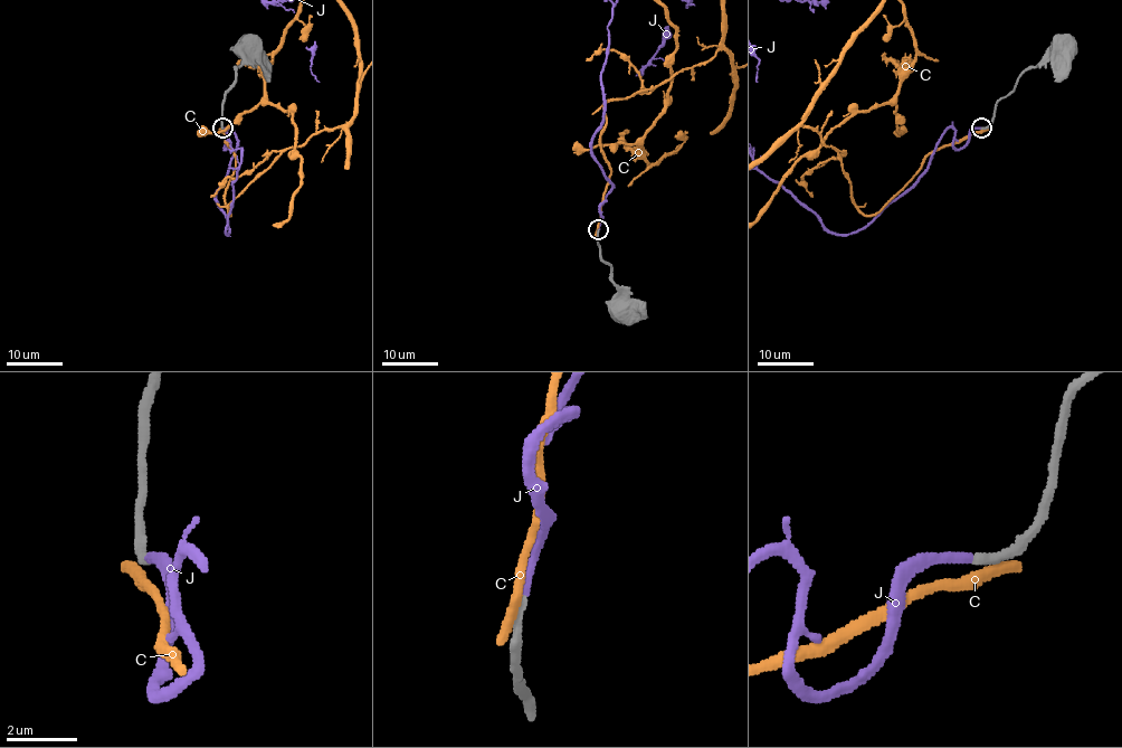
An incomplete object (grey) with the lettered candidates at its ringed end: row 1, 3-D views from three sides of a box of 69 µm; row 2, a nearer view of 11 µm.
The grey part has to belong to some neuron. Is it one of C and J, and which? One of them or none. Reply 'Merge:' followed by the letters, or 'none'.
Merge: J

